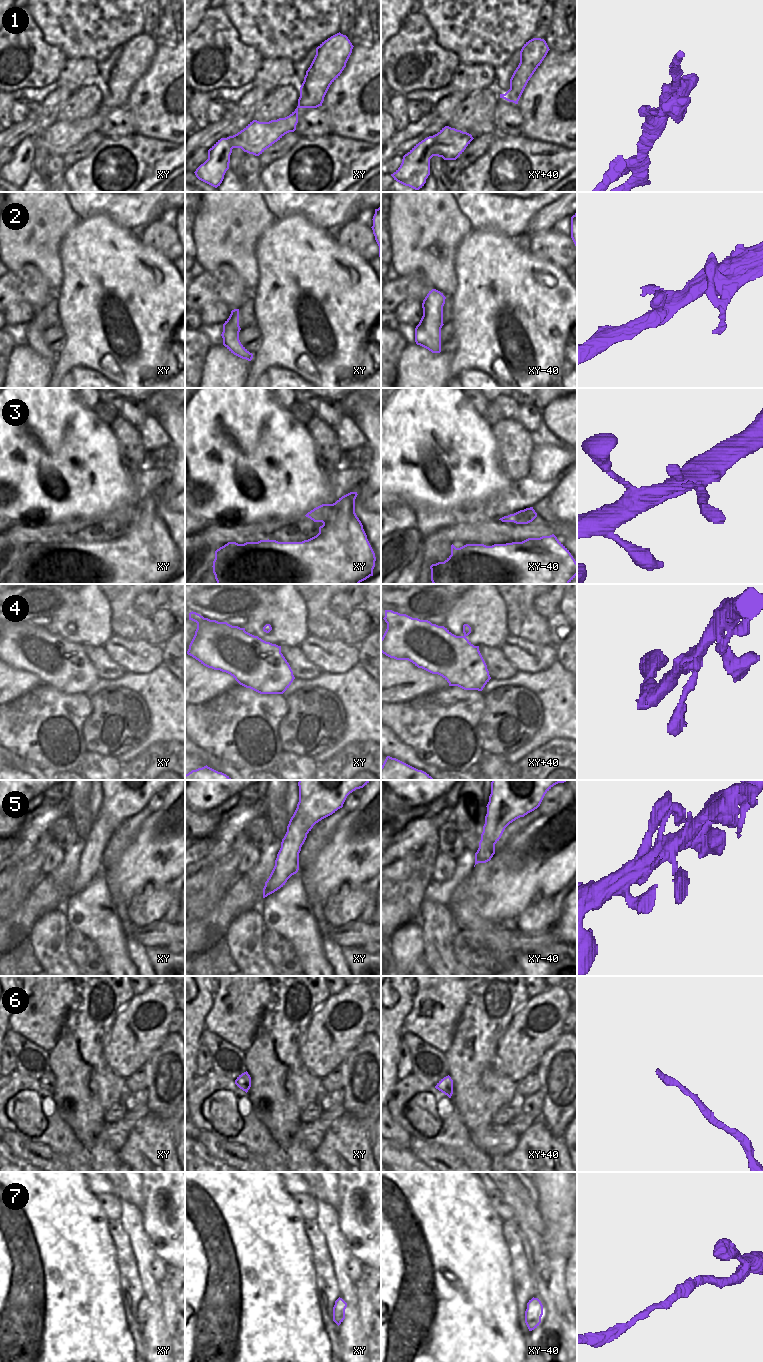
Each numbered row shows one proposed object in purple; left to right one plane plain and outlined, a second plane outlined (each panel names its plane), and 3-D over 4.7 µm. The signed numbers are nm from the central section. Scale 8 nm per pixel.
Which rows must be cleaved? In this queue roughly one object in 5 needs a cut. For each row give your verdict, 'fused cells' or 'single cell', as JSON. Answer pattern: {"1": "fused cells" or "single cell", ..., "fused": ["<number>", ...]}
{"1": "single cell", "2": "single cell", "3": "single cell", "4": "single cell", "5": "single cell", "6": "fused cells", "7": "single cell", "fused": ["6"]}

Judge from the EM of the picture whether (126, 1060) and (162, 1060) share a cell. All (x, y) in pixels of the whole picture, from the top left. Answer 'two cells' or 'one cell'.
two cells

